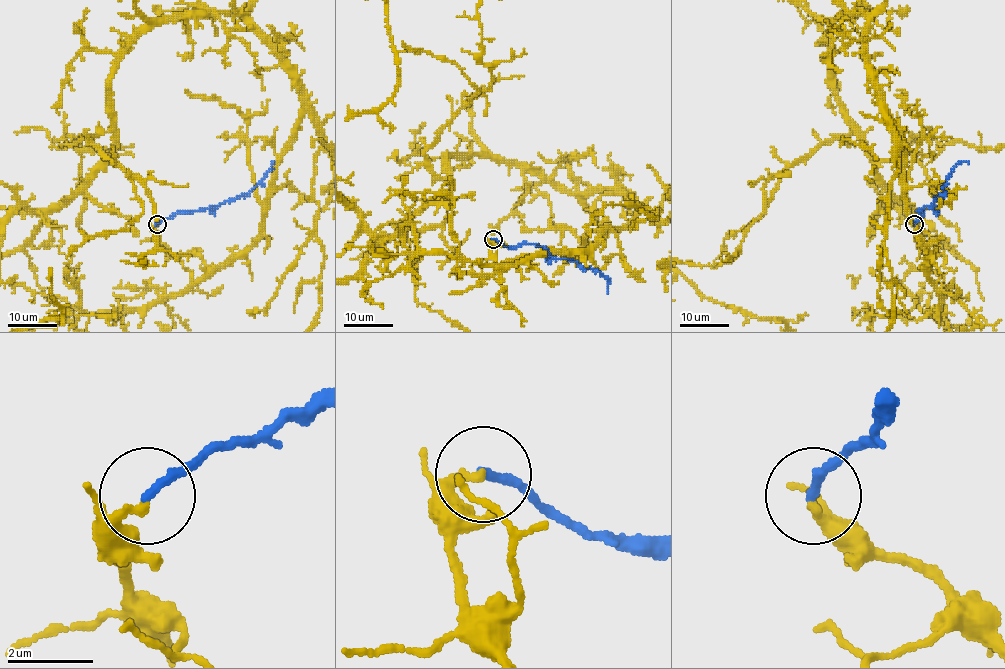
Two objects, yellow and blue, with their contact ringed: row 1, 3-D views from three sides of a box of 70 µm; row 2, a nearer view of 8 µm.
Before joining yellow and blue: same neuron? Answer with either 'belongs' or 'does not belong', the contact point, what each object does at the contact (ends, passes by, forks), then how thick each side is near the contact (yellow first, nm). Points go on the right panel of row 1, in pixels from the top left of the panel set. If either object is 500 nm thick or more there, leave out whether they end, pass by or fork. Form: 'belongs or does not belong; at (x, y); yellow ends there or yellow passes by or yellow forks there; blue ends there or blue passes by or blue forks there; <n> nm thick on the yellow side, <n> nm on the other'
does not belong; at (914, 224); yellow ends there; blue ends there; 200 nm thick on the yellow side, 200 nm on the other

